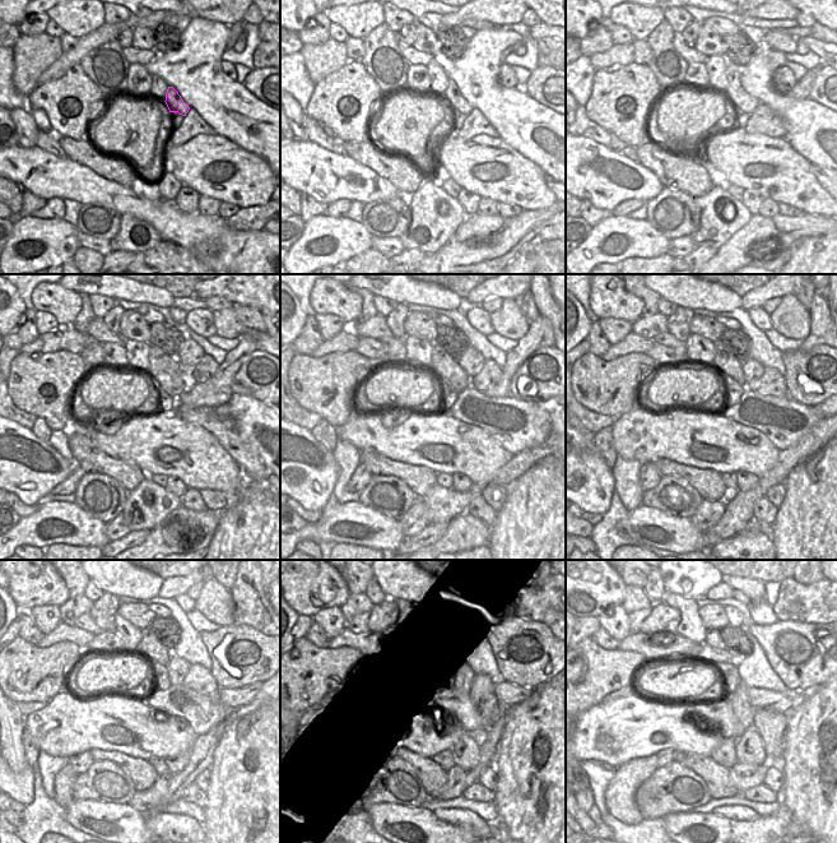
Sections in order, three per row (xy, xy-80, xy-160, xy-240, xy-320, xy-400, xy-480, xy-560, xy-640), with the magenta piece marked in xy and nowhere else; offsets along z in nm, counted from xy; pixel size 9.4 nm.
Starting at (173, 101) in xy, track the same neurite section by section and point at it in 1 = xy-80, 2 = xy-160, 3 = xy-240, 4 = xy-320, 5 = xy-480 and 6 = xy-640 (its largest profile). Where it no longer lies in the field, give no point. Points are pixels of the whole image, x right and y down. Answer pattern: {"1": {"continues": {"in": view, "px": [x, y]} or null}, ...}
{"1": {"continues": {"in": "xy-80", "px": [452, 96]}}, "2": {"continues": {"in": "xy-160", "px": [738, 96]}}, "3": {"continues": {"in": "xy-240", "px": [168, 375]}}, "4": {"continues": {"in": "xy-320", "px": [443, 365]}}, "5": {"continues": {"in": "xy-480", "px": [149, 647]}}, "6": {"continues": {"in": "xy-640", "px": [712, 638]}}}

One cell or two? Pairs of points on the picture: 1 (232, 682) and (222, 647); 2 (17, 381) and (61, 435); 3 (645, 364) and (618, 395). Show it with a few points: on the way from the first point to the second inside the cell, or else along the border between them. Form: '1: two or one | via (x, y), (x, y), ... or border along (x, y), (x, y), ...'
1: one | via (223, 675), (219, 671), (222, 656)
2: two | border along (69, 427), (52, 431)
3: one | via (637, 371), (621, 388)

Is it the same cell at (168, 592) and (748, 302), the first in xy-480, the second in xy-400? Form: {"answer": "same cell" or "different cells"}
{"answer": "same cell"}

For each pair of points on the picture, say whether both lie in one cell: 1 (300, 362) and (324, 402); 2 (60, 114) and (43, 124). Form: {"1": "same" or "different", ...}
{"1": "same", "2": "different"}

